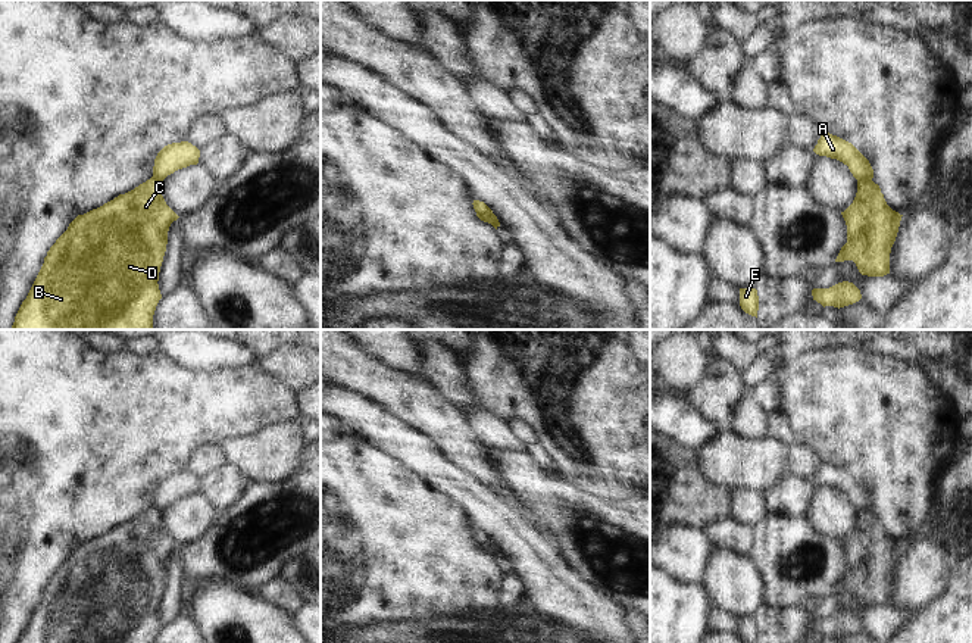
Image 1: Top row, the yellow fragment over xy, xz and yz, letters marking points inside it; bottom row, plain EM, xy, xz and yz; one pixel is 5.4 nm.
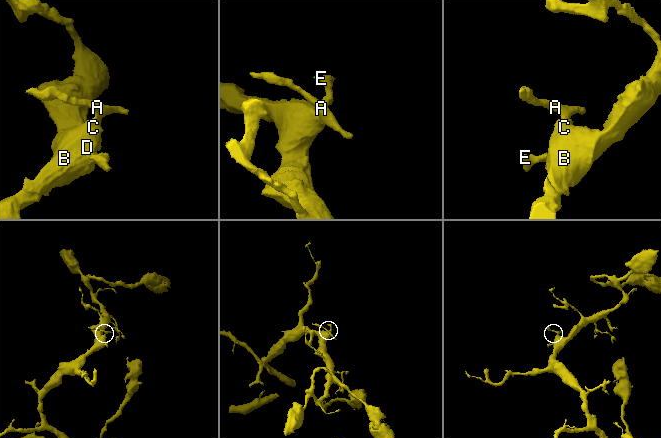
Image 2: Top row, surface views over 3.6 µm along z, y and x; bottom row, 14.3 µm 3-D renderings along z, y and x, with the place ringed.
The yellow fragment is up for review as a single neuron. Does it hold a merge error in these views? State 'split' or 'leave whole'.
split

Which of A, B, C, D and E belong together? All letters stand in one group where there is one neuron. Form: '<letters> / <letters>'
A / B C D E

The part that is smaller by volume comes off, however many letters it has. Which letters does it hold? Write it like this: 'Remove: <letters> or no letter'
Remove: A

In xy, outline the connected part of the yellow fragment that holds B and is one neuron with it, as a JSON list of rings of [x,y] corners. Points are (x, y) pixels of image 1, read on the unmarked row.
[[[154,506],[103,536],[78,544],[47,581],[18,643],[154,643],[162,628],[157,611],[166,581],[168,561],[178,547],[166,534],[162,514]]]

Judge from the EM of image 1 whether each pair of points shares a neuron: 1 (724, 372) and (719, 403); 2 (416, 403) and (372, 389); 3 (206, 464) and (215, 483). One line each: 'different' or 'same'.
1: same
2: same
3: different

